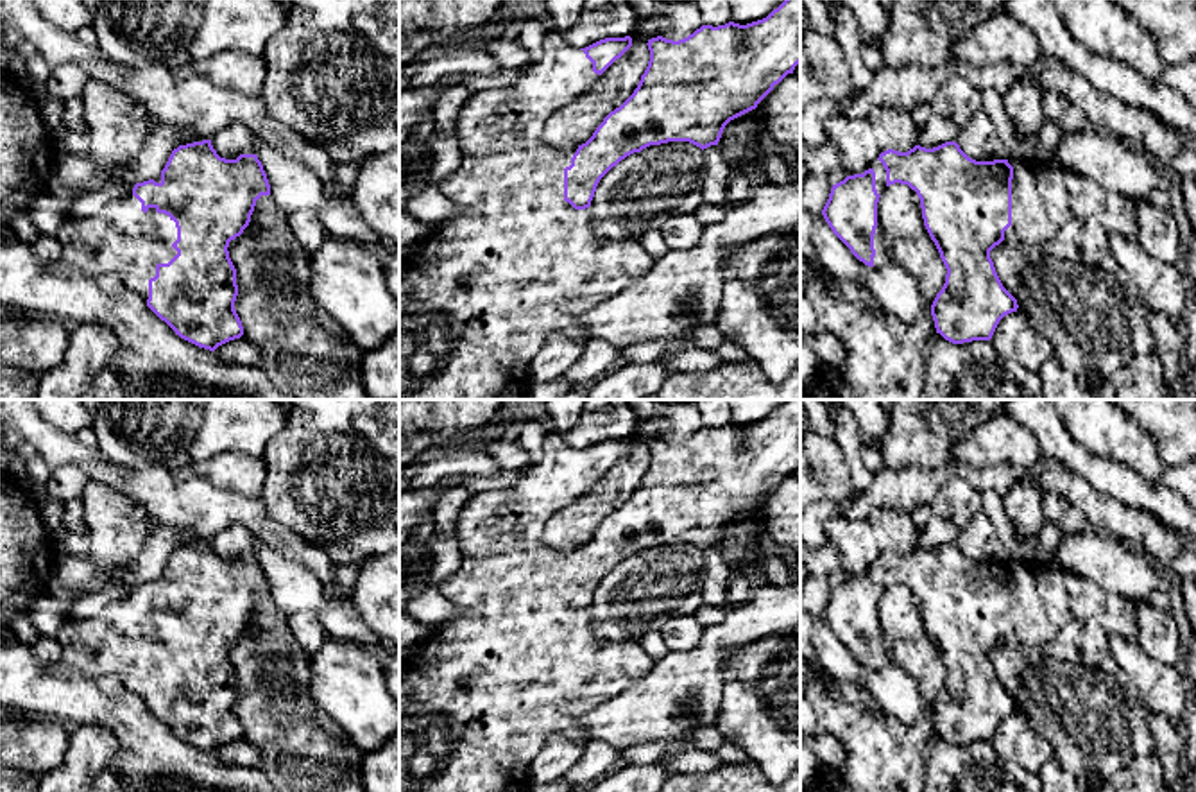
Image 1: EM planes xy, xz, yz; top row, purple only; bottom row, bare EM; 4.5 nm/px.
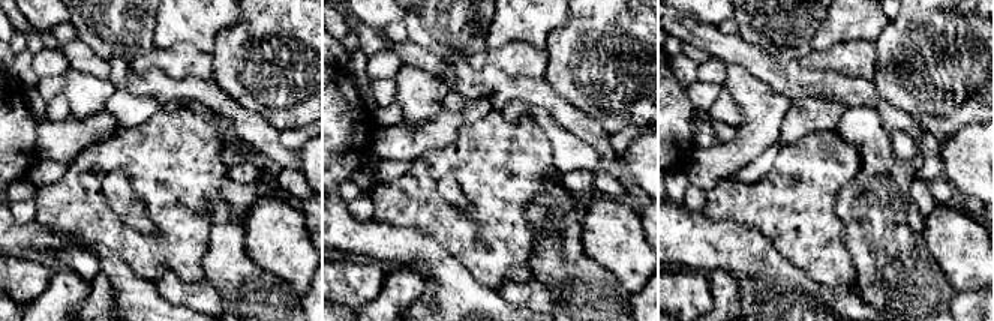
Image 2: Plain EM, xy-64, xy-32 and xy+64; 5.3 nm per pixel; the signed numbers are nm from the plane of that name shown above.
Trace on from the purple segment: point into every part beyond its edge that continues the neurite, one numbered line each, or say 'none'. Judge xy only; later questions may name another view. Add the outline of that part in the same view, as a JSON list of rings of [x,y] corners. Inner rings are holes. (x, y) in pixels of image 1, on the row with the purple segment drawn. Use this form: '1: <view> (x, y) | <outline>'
1: xy (113, 242) | [[[132,190],[95,217],[68,217],[56,237],[63,245],[63,262],[91,274],[115,274],[145,301],[156,265],[177,254],[172,247],[175,222],[156,208],[145,213]]]

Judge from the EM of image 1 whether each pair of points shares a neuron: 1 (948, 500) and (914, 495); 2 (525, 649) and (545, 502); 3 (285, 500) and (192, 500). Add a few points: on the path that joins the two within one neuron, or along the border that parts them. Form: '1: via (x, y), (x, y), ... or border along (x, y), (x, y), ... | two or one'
1: border along (974, 488), (953, 477), (930, 504) | two
2: via (529, 613), (529, 538) | one
3: border along (260, 497), (265, 511), (292, 529) | two

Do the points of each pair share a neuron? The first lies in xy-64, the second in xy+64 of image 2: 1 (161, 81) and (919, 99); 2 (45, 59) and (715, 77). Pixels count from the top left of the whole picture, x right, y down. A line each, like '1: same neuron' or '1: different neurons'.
1: different neurons
2: same neuron

